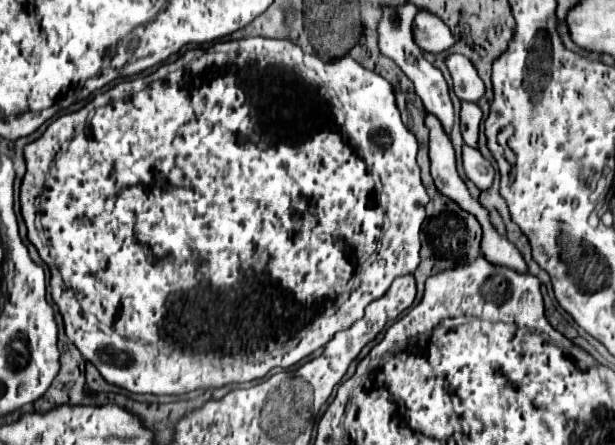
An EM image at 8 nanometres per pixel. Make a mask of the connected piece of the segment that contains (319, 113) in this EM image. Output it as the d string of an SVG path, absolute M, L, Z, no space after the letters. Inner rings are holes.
M242 38L242 40L228 40L228 42L218 42L212 44L208 48L196 48L196 50L188 50L186 54L182 54L176 62L172 64L164 64L160 66L154 74L148 74L144 78L136 78L130 82L120 82L114 88L94 96L92 102L88 102L82 110L74 112L74 114L66 114L62 118L58 118L56 122L52 122L48 126L48 130L34 142L30 142L24 148L24 158L26 158L26 176L22 180L22 188L20 188L20 198L24 198L24 208L28 208L26 220L30 220L30 224L26 224L28 228L28 240L32 244L36 244L38 252L42 254L42 258L48 262L50 270L52 270L52 280L50 280L50 288L52 288L52 300L58 304L60 314L64 318L64 328L66 328L66 336L68 340L72 340L78 350L82 352L82 356L86 360L90 360L98 372L104 376L106 382L116 384L128 392L136 392L136 394L184 394L190 390L208 390L208 388L220 388L224 384L232 384L232 382L252 382L252 380L260 380L264 378L272 368L292 368L296 366L300 360L312 356L316 350L324 348L326 342L330 342L334 338L336 332L346 330L348 326L352 326L358 318L362 318L364 308L374 302L376 298L382 298L388 288L392 286L392 282L404 274L414 274L414 270L420 264L420 226L426 218L424 206L428 204L430 196L420 180L420 166L416 162L416 154L418 154L418 142L416 136L402 124L400 120L400 112L396 108L394 102L394 92L388 80L384 80L382 76L378 76L376 72L364 68L362 64L358 64L356 60L352 60L350 56L338 58L334 62L324 62L318 56L306 54L302 52L300 46L292 44L290 40L270 40L270 38ZM34 200L38 200L38 210L40 210L40 226L42 226L42 234L38 230L38 226L34 224L36 216L36 204ZM356 274L356 290L352 290L352 278Z

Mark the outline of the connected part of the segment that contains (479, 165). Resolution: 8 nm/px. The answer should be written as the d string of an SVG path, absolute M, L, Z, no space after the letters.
M464 146L464 170L466 170L466 176L468 176L480 190L492 188L494 168L492 168L492 164L490 164L476 148Z

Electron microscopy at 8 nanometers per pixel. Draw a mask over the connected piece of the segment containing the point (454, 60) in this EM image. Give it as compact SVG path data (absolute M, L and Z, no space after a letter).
M450 54L446 66L454 80L454 92L464 102L478 102L484 96L484 82L476 74L476 68L462 54Z

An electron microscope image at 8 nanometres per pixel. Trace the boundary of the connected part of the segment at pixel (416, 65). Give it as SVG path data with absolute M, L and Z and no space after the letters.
M406 4L406 6L398 6L398 8L390 8L390 6L384 8L384 16L382 16L380 26L378 26L380 52L384 56L388 56L390 60L394 60L402 68L402 72L414 82L416 94L422 98L424 108L442 122L446 134L450 136L452 126L454 126L454 108L452 108L452 102L450 102L448 84L446 84L442 72L422 56L422 50L416 46L414 36L412 36L412 22L414 22L418 12L420 12L420 8L414 6L414 4Z

